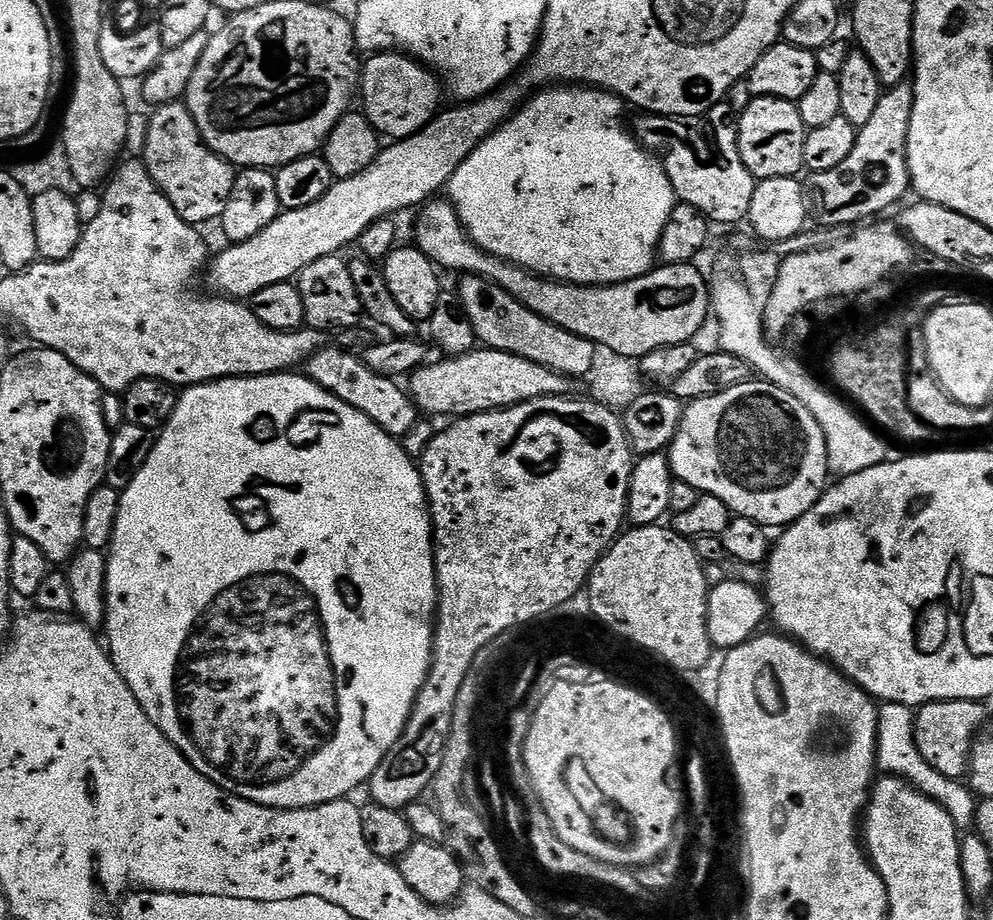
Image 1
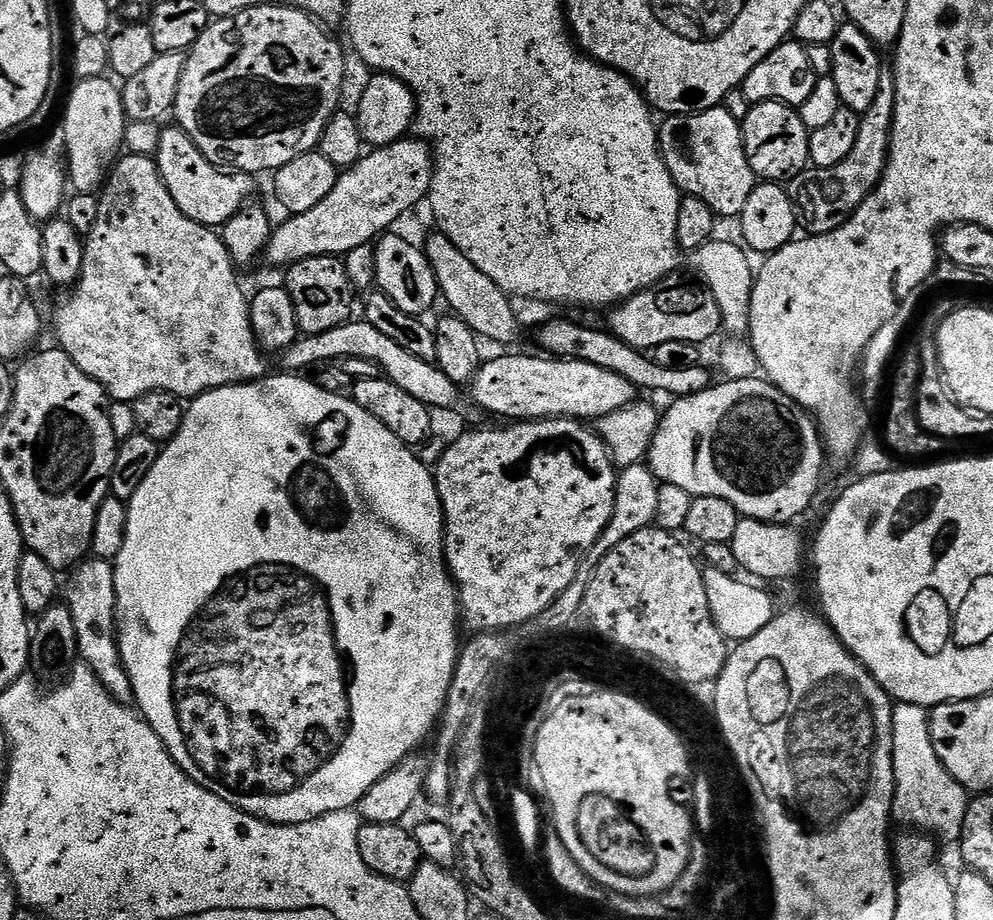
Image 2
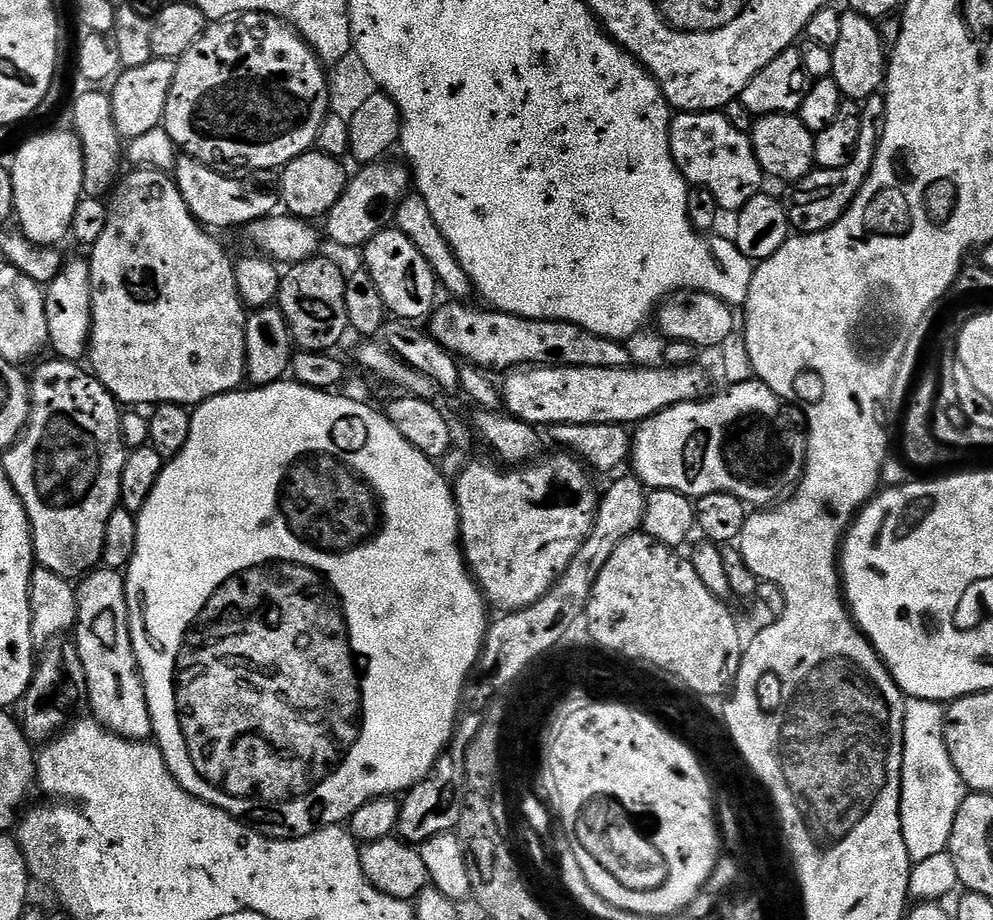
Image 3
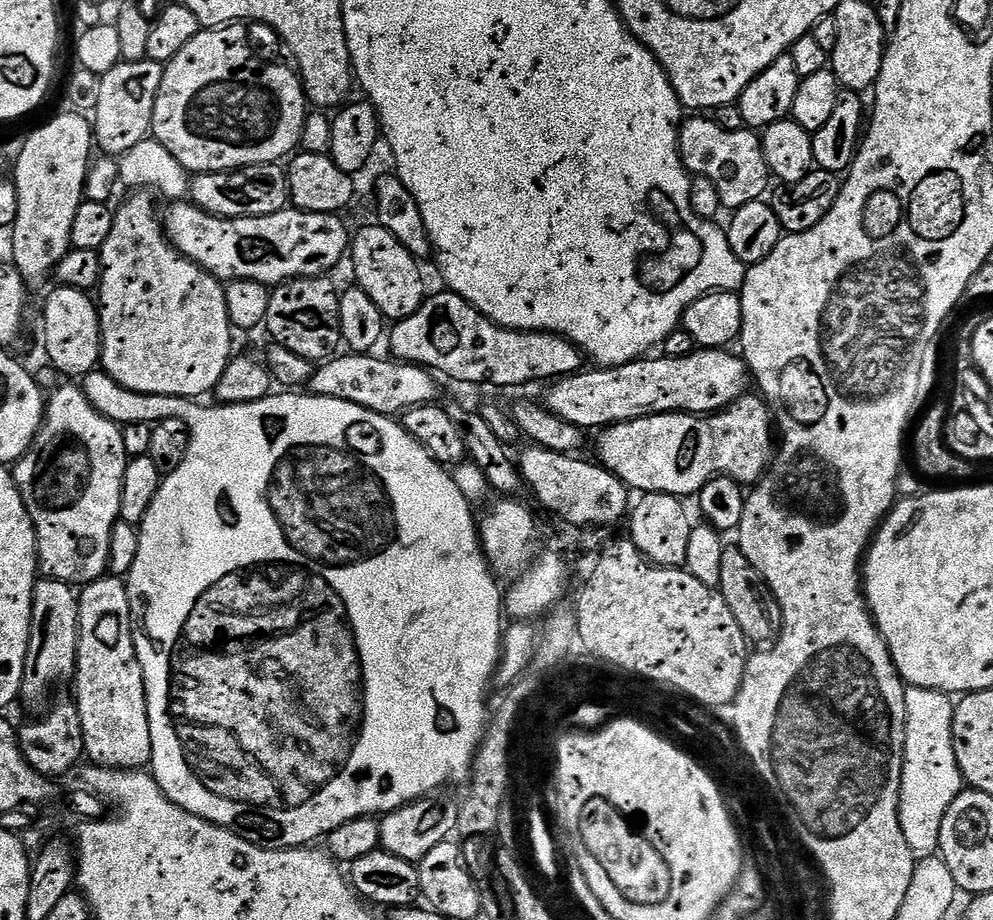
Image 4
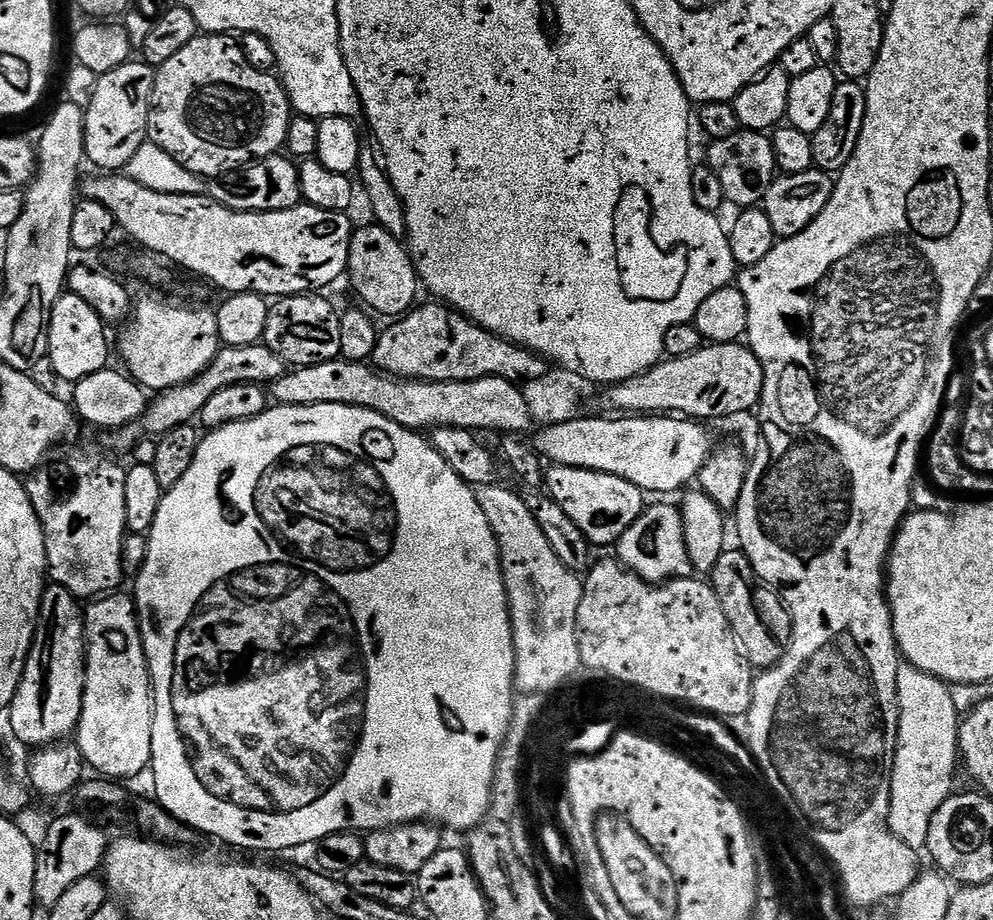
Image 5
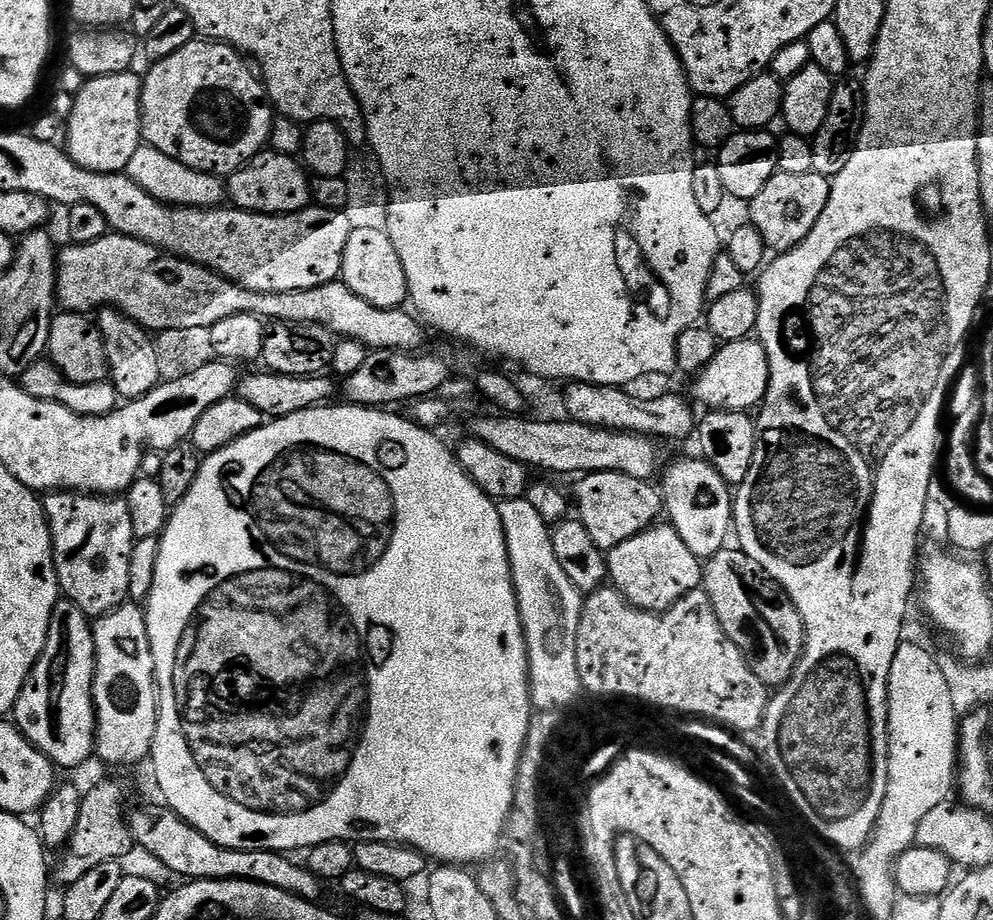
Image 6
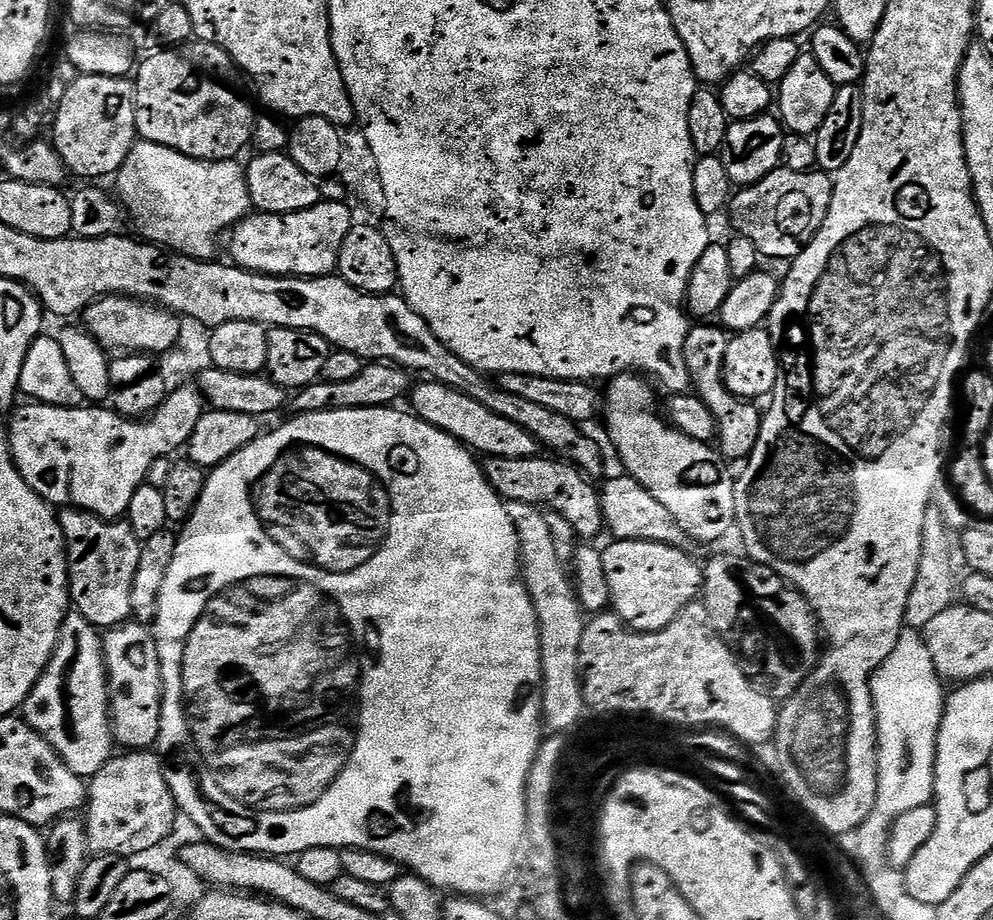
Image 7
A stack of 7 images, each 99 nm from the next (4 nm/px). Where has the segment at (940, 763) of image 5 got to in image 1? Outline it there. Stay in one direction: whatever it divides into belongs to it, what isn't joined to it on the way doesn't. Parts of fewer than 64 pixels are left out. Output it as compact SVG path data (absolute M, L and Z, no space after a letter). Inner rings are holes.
M887 702L881 703L879 709L880 722L878 724L878 742L876 743L876 760L879 771L890 776L900 777L912 787L917 788L923 796L929 796L931 800L938 802L938 806L942 806L946 810L946 814L950 814L950 818L954 818L957 828L971 829L976 823L977 797L967 783L951 780L938 774L938 770L934 770L934 766L930 766L930 762L926 762L926 758L922 758L916 745L916 712L907 704Z

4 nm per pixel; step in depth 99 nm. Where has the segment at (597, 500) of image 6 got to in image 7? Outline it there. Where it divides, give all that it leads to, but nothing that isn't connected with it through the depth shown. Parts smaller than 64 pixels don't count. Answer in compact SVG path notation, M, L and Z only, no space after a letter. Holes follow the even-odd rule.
M619 475L613 480L605 479L604 488L602 484L599 489L600 505L604 511L607 531L609 533L612 531L616 540L658 542L675 548L687 549L690 537L684 533L682 526L678 526L674 514L670 514L670 510L666 510L666 506L662 506L662 502L658 502L658 498L654 498L654 494L650 494L650 490L646 490L646 486L639 484L633 476Z

